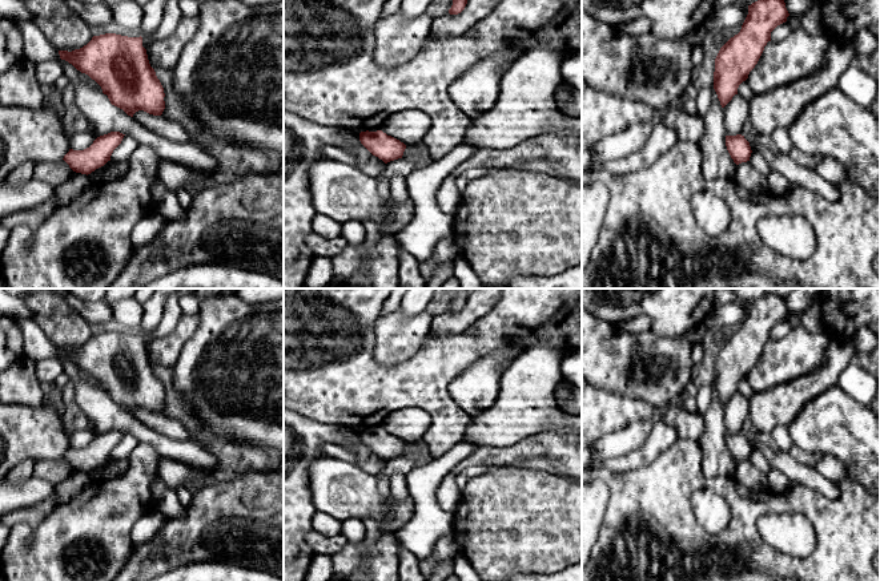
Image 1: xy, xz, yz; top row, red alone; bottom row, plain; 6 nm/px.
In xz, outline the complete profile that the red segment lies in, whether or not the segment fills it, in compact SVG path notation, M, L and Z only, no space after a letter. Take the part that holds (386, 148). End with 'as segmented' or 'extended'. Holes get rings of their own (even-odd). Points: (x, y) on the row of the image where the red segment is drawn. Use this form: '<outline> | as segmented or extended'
M382 130L377 132L361 132L361 144L375 157L385 164L402 158L406 145L399 140L387 136Z | as segmented

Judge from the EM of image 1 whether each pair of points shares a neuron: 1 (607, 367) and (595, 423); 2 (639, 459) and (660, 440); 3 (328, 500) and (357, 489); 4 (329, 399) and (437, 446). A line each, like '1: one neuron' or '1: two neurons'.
1: two neurons
2: one neuron
3: one neuron
4: one neuron

